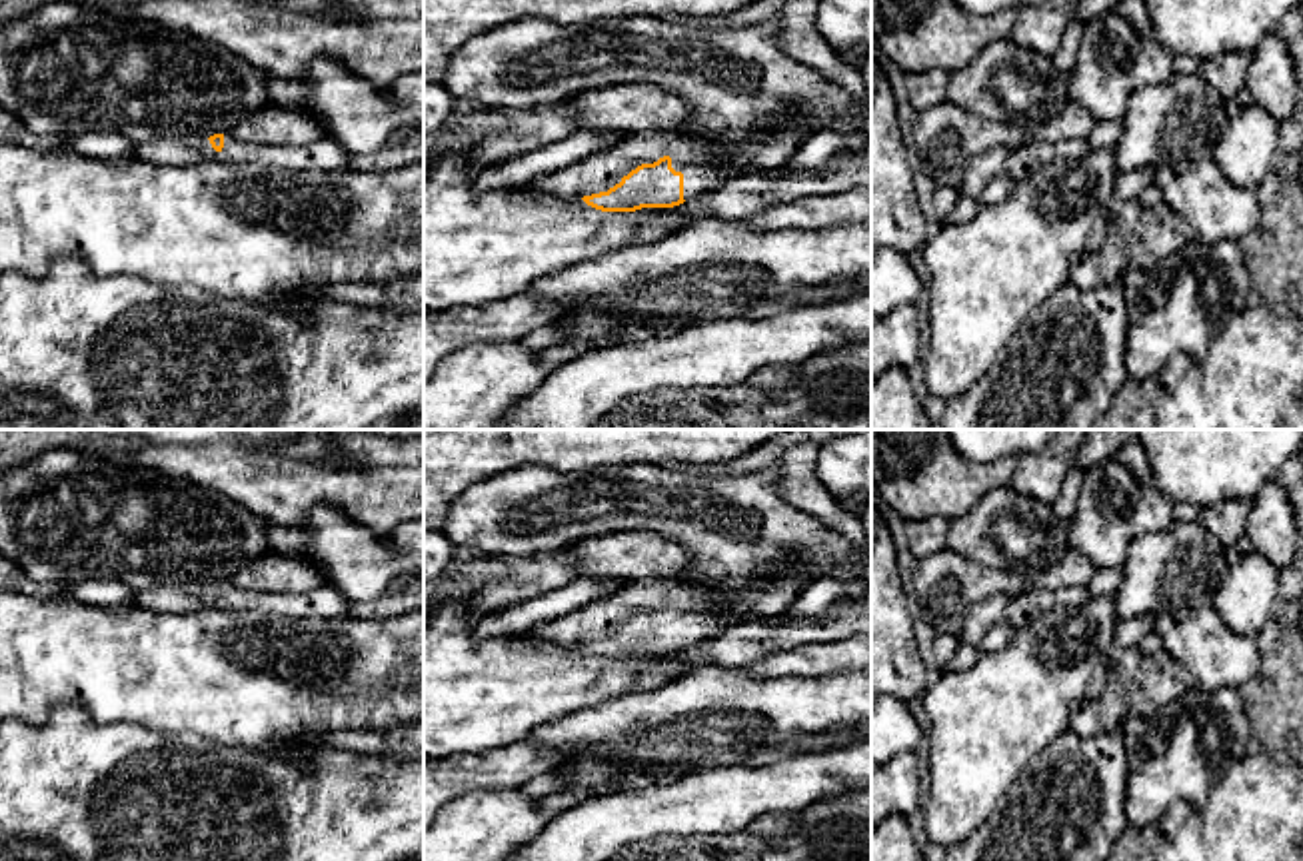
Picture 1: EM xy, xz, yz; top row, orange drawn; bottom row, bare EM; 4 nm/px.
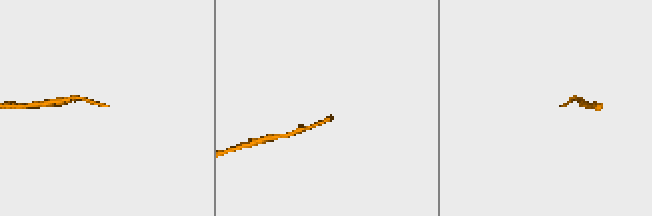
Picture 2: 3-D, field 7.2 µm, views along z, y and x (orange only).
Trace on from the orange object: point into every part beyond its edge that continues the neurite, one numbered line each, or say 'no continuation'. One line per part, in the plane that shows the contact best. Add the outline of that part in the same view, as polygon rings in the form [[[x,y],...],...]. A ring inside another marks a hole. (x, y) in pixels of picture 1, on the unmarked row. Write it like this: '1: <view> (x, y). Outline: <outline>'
1: xz (704, 614). Outline: [[[779,559],[763,571],[763,579],[749,595],[715,595],[701,591],[683,575],[655,575],[626,581],[618,591],[538,625],[526,639],[530,647],[584,643],[608,639],[642,611],[653,611],[663,603],[671,615],[683,621],[683,647],[719,635],[725,627],[745,617],[769,619],[791,607],[807,585],[805,569],[795,559]]]

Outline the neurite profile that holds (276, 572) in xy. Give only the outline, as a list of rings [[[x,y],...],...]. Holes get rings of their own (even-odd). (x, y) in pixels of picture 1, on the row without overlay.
[[[268,553],[250,561],[228,579],[242,591],[308,593],[324,583],[322,571],[290,553]]]

